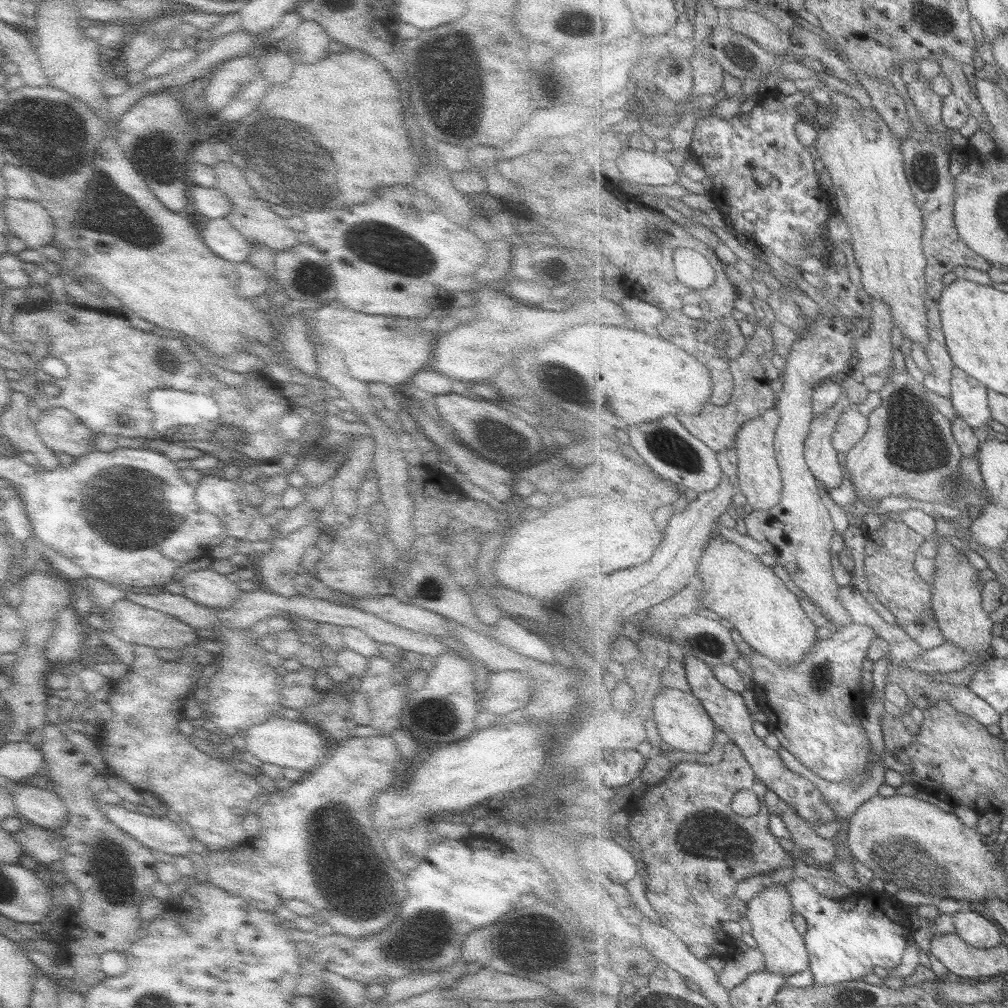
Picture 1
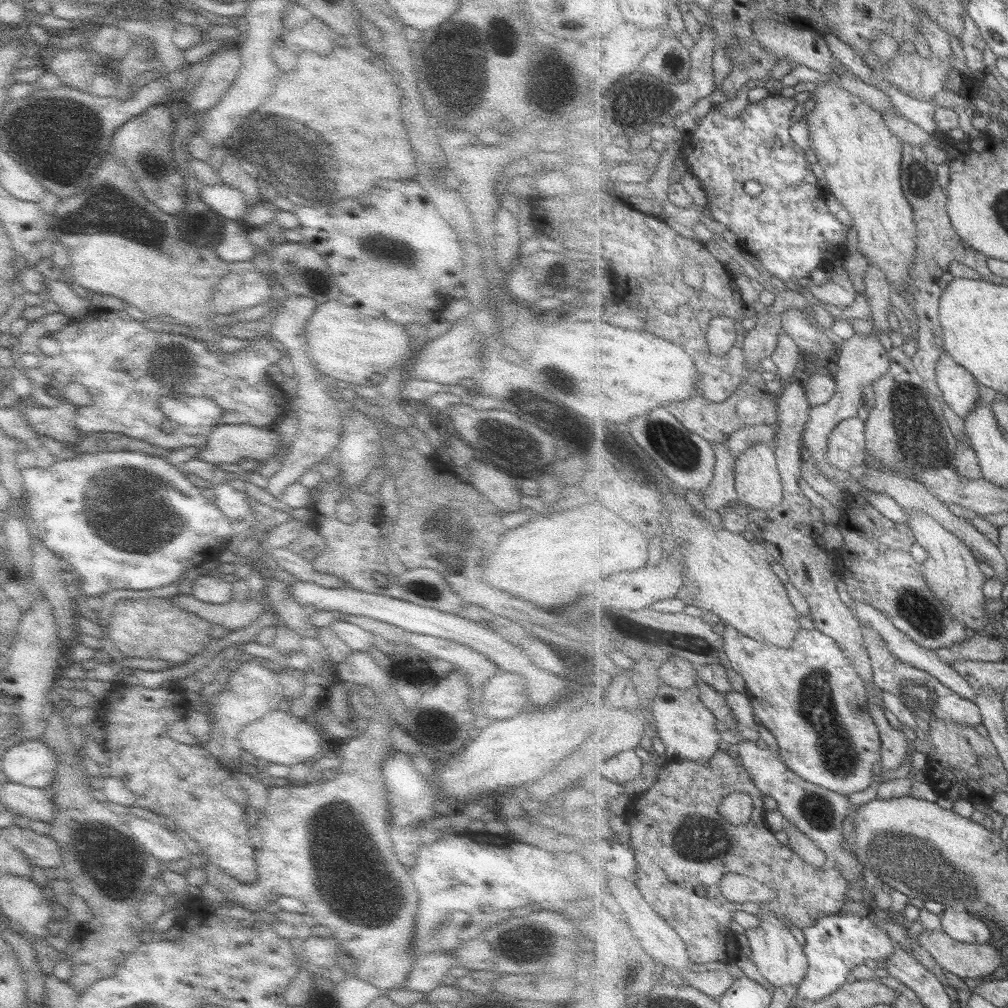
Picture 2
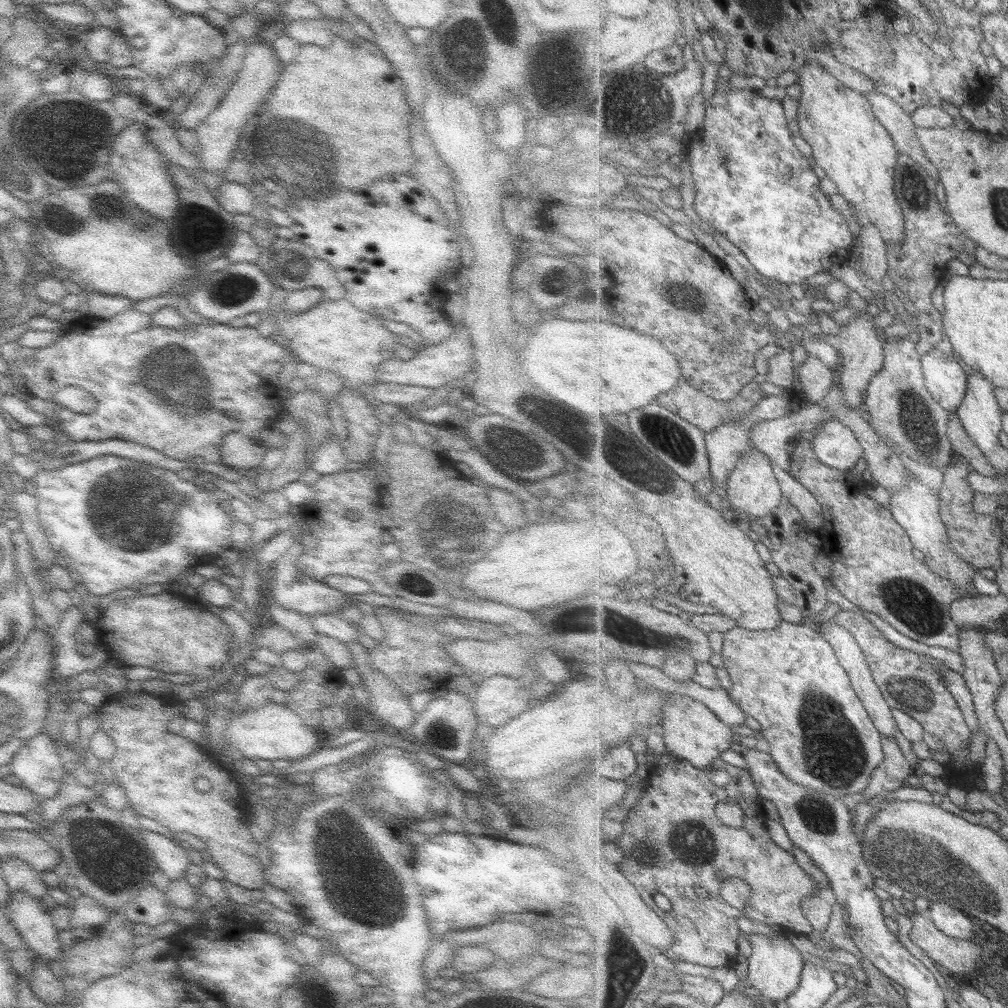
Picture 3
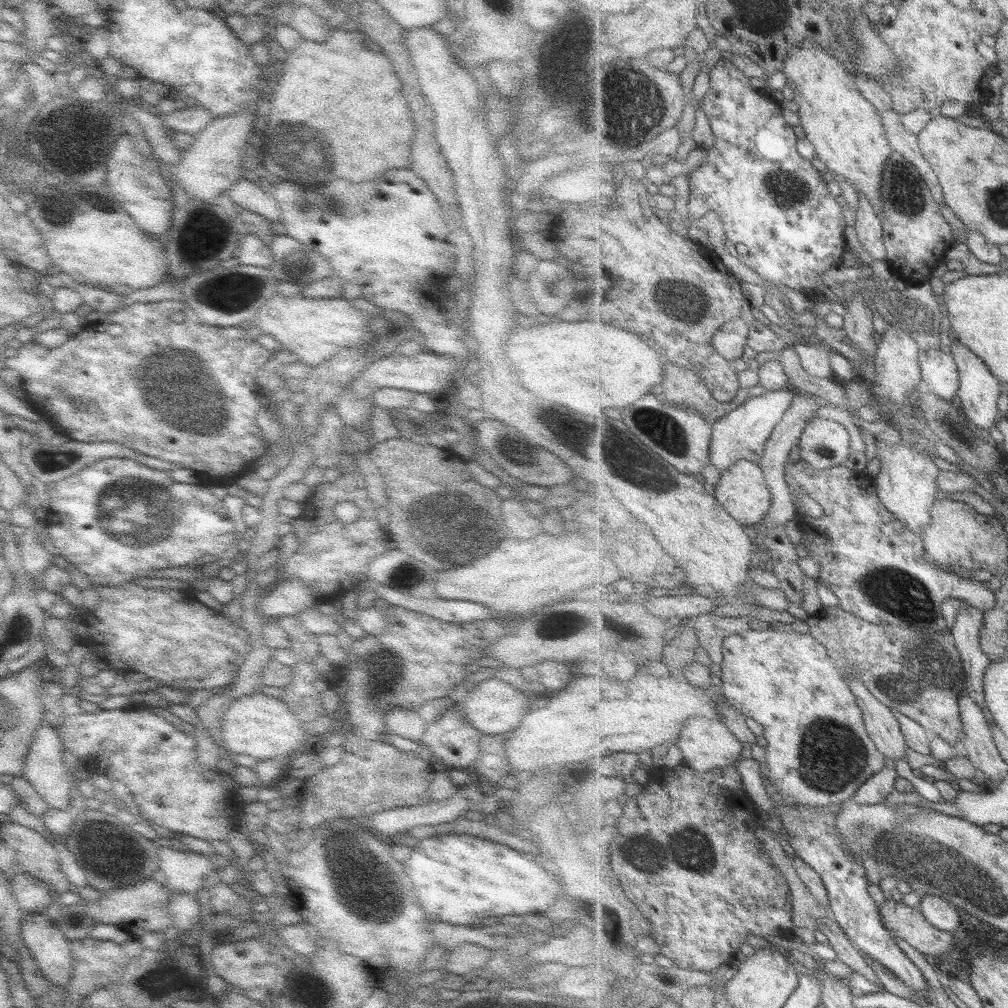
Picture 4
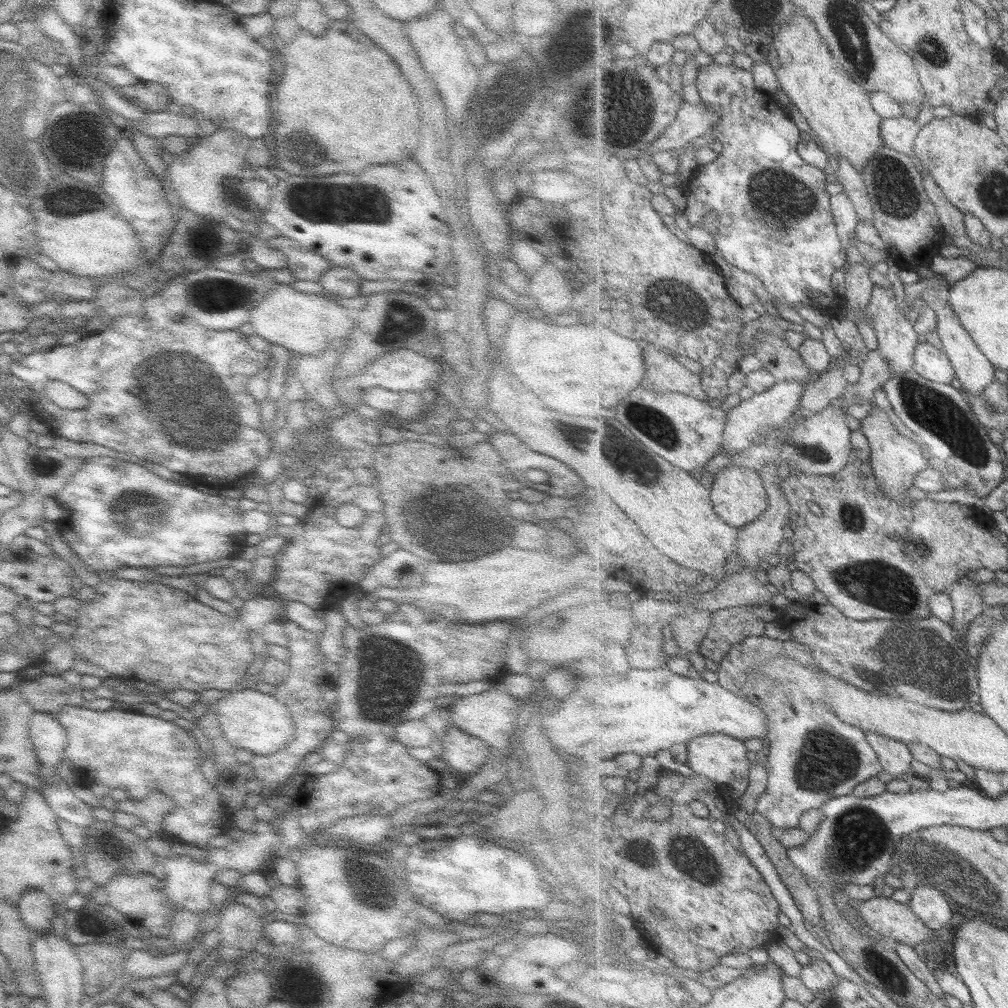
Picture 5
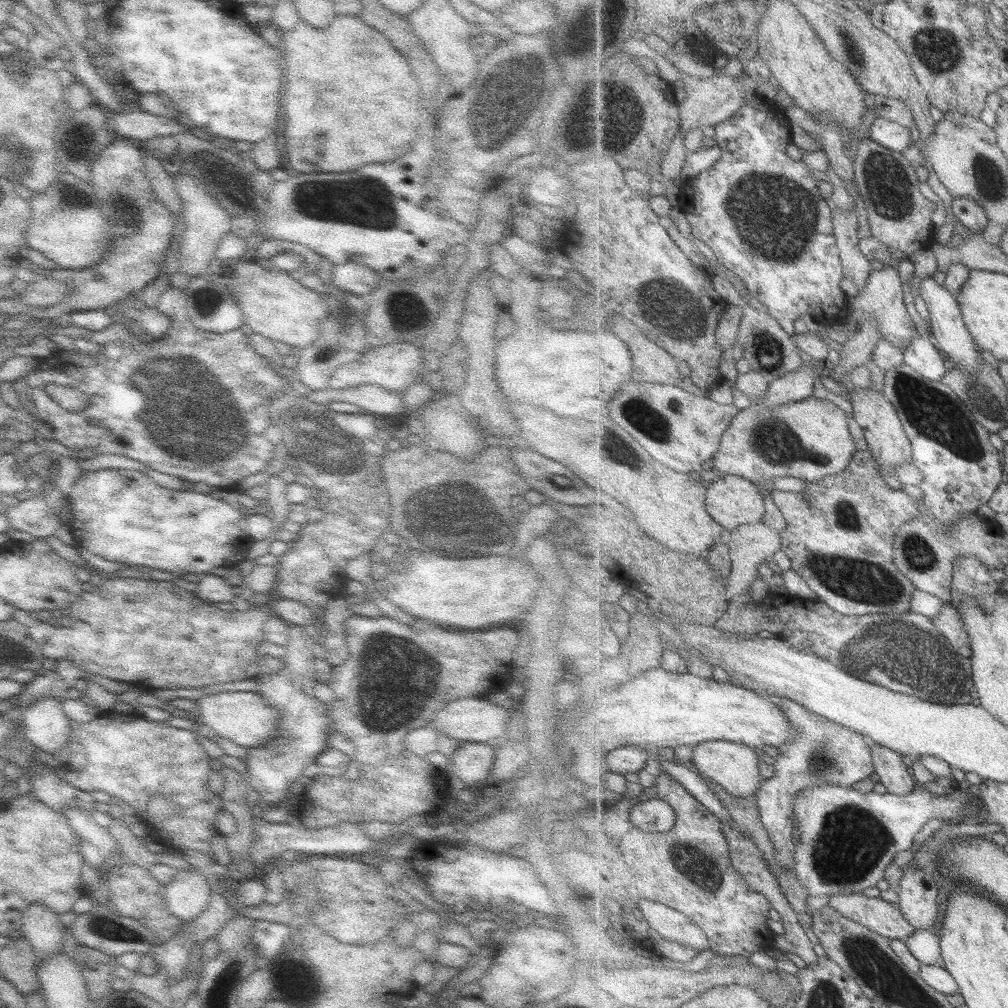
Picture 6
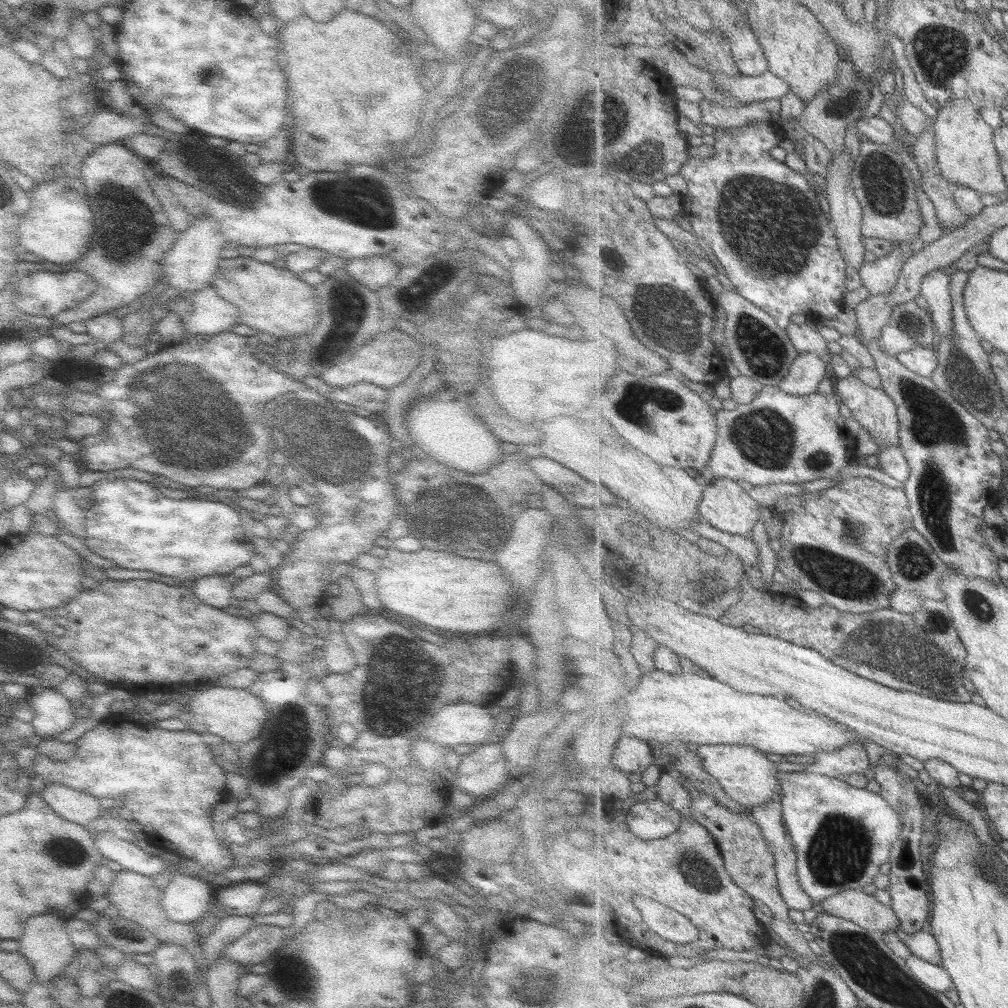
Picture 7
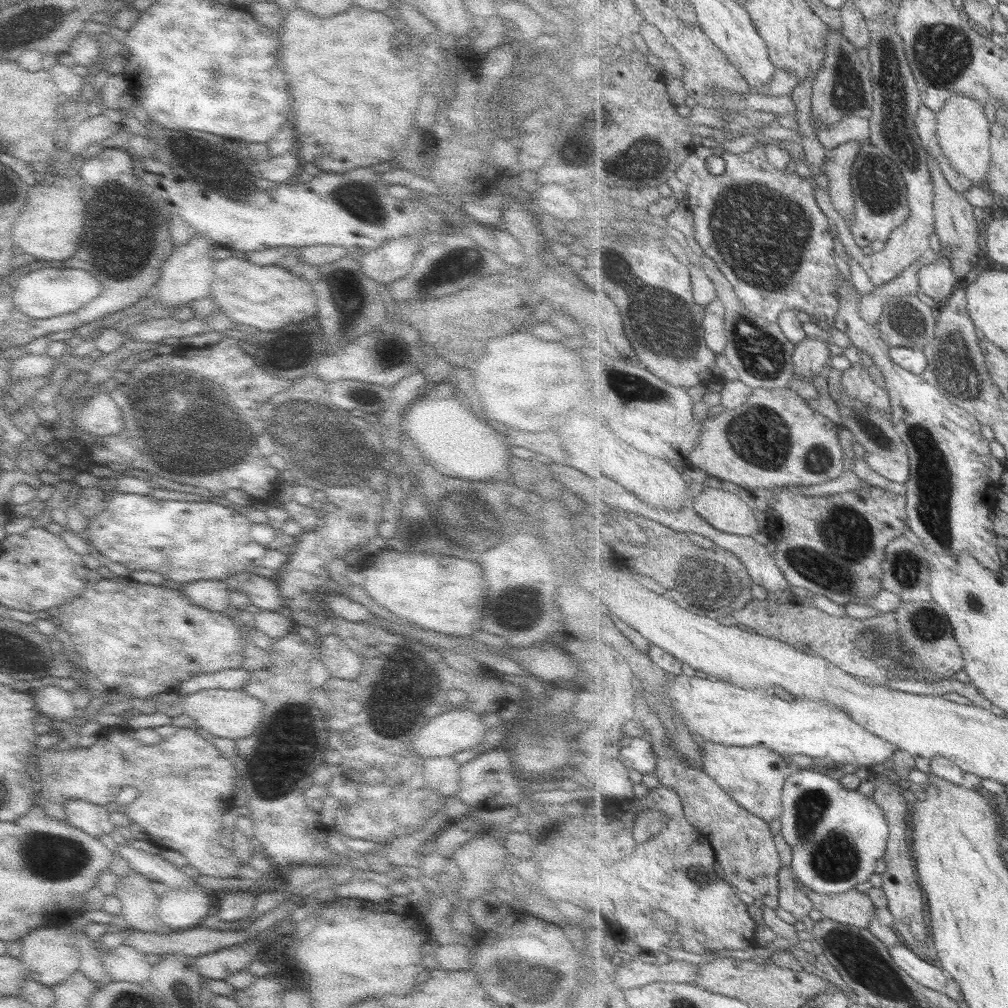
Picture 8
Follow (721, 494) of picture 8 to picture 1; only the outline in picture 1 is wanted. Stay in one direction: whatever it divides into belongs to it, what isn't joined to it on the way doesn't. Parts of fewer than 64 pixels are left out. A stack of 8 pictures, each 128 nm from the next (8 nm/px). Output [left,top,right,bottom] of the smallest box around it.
[736,408,783,512]

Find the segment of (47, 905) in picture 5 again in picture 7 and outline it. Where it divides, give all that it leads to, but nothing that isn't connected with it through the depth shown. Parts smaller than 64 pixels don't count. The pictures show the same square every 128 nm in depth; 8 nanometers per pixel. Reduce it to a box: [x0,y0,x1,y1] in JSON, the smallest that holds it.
[18,912,76,984]

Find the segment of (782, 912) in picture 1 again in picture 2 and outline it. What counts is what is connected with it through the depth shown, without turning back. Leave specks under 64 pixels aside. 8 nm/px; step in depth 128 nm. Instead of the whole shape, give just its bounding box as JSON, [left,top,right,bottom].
[745,911,809,988]

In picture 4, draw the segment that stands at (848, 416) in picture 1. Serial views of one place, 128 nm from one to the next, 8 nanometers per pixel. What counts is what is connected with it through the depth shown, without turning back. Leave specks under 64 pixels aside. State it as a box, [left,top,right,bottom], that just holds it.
[799,418,851,470]

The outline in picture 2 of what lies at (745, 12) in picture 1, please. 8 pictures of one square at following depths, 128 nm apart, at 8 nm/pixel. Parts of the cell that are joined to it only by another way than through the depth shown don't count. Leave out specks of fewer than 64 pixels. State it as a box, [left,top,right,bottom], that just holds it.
[753,18,841,75]

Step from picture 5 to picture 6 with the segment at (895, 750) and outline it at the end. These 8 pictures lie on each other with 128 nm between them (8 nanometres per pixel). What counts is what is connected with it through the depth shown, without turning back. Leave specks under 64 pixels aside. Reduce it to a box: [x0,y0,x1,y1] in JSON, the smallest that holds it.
[871,742,916,795]

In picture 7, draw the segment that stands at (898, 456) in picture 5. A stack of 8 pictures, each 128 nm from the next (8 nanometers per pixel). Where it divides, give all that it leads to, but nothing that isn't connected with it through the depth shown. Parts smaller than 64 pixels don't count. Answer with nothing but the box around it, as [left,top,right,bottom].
[834,373,901,446]

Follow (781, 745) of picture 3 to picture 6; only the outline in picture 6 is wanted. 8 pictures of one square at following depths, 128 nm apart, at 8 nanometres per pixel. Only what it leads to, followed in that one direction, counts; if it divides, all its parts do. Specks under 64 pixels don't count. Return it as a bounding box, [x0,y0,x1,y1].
[757,694,875,873]

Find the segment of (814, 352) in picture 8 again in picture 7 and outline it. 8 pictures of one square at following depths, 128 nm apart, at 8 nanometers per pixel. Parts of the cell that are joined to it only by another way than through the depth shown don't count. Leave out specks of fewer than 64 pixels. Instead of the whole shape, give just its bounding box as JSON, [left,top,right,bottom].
[778,353,830,396]

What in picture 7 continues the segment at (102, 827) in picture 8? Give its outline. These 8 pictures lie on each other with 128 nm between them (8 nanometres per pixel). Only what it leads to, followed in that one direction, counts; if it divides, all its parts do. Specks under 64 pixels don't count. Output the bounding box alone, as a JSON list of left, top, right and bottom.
[39,783,107,827]

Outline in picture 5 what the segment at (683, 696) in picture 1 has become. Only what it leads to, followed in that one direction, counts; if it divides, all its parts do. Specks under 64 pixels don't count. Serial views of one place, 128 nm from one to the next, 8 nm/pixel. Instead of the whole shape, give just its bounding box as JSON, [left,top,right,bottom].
[686,732,751,803]

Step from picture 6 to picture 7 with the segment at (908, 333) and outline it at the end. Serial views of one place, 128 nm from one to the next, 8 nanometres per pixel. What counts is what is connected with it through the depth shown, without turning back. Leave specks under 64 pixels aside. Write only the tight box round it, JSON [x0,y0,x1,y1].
[859,243,912,296]

